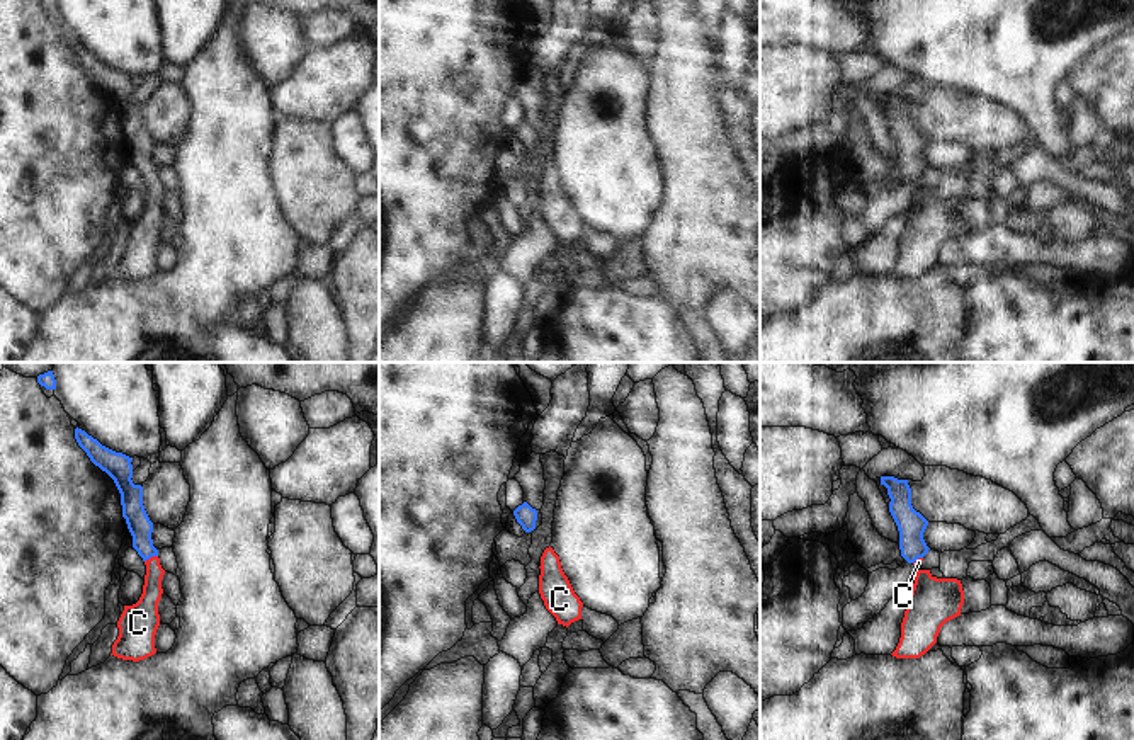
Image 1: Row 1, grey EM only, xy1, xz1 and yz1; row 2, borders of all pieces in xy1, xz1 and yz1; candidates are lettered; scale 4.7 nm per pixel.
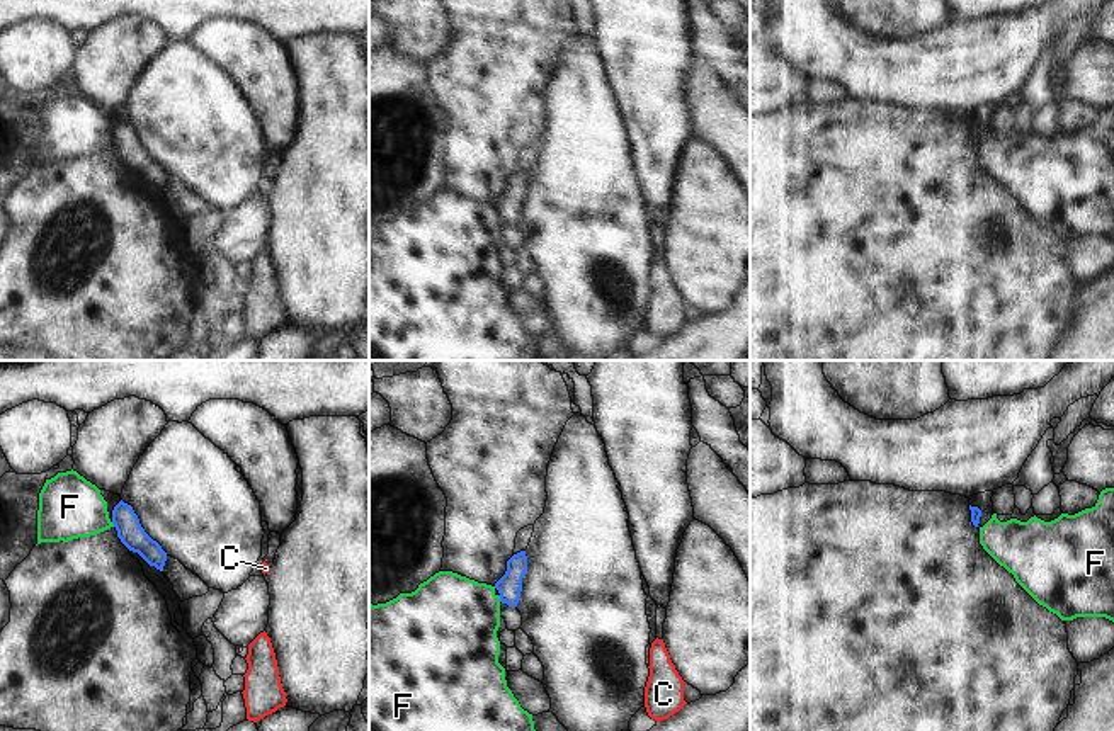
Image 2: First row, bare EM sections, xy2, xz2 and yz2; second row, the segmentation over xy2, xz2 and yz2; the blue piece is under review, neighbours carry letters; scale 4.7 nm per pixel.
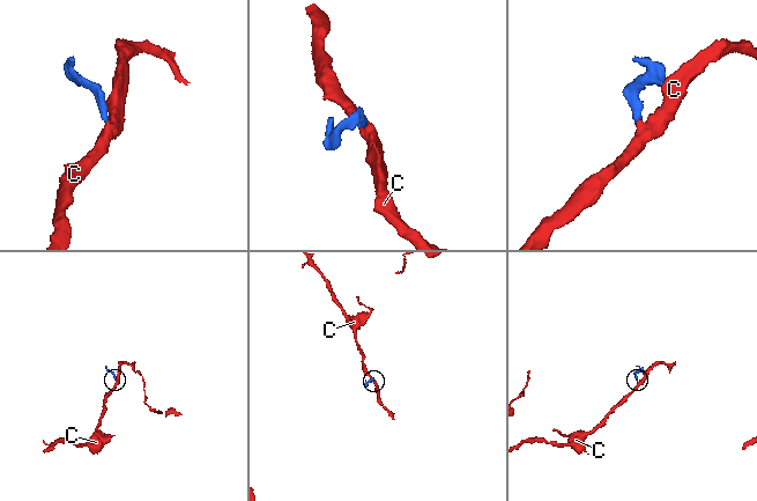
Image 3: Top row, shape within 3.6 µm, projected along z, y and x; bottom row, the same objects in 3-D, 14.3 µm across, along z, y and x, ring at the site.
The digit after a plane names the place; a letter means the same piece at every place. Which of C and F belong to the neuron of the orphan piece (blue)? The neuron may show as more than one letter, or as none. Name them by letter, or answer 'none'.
C

